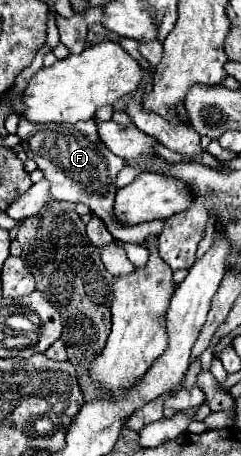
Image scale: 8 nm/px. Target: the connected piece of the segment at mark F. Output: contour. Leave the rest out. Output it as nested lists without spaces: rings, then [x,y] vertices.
[[[19,116],[17,136],[21,138],[21,146],[27,158],[35,160],[45,180],[49,180],[51,196],[55,200],[87,204],[91,212],[97,214],[107,224],[109,234],[121,242],[143,244],[149,234],[161,234],[163,230],[161,220],[153,220],[153,222],[137,224],[137,226],[111,224],[115,178],[119,170],[123,168],[123,160],[115,156],[113,152],[109,152],[107,148],[103,148],[103,144],[99,144],[99,136],[95,132],[95,120],[79,122],[73,126],[73,124],[35,124],[35,122],[29,122],[25,116]]]

